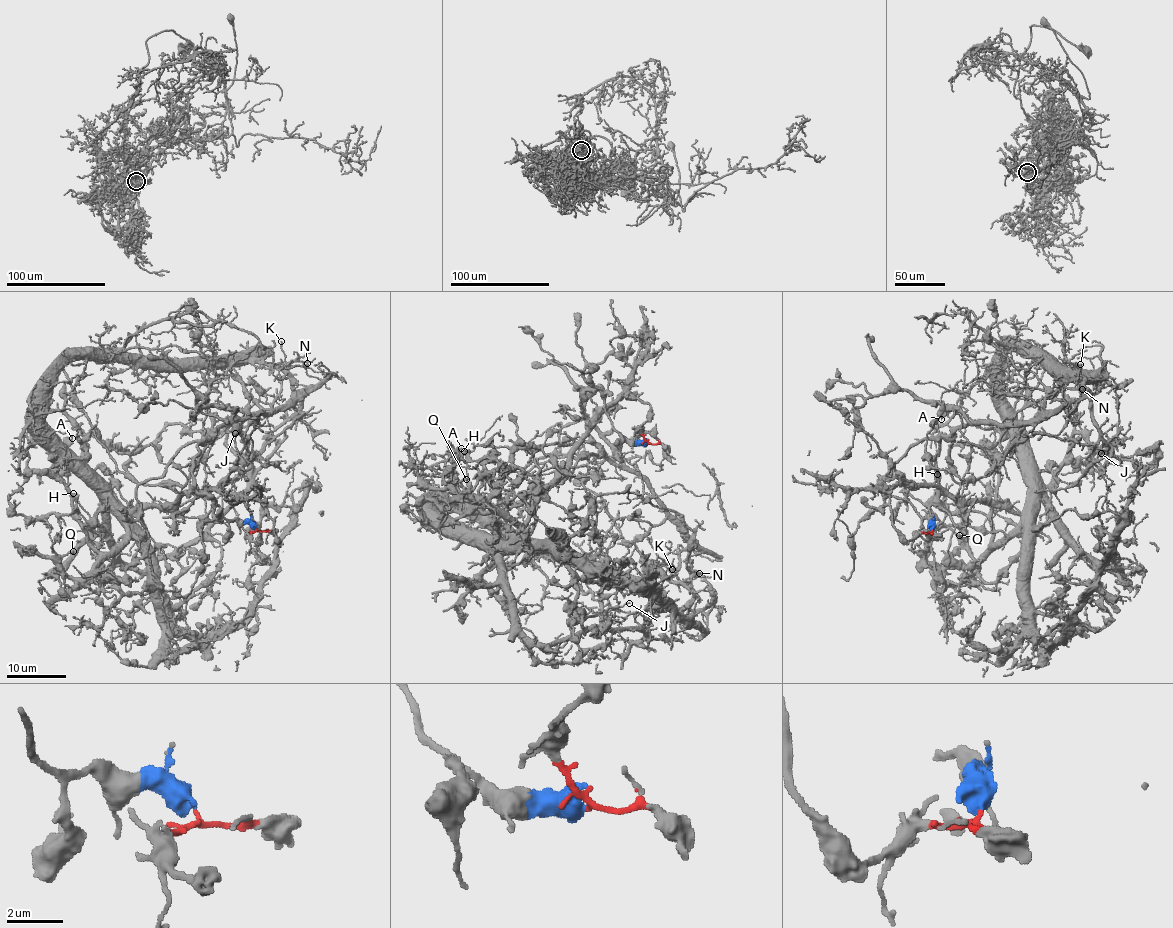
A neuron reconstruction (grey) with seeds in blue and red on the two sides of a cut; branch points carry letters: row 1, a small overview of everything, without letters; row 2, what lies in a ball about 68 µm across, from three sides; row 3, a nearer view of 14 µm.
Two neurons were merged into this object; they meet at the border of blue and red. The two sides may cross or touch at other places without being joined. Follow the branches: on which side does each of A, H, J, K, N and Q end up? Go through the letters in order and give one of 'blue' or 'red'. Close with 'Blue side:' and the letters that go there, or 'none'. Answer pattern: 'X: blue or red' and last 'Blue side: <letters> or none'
A: red
H: red
J: red
K: red
N: red
Q: red
Blue side: none

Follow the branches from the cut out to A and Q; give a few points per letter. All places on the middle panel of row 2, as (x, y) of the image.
A: (647, 443), (641, 429), (650, 406), (619, 396), (514, 540), (462, 532), (419, 483), (423, 459), (461, 448)
Q: (647, 443), (641, 429), (650, 406), (619, 396), (535, 505), (522, 537), (511, 521), (455, 490), (466, 479)

